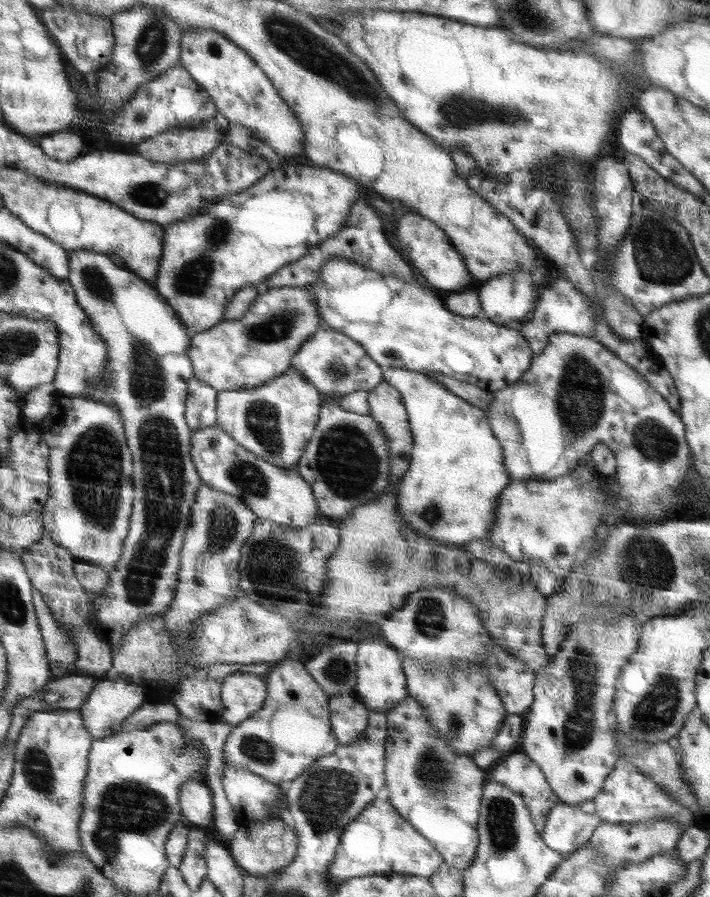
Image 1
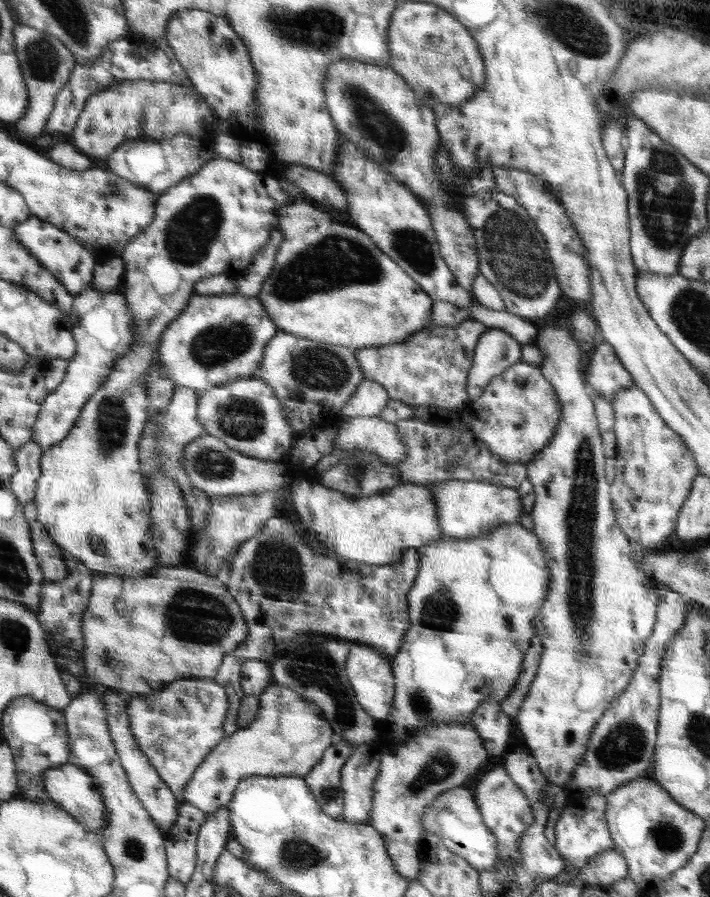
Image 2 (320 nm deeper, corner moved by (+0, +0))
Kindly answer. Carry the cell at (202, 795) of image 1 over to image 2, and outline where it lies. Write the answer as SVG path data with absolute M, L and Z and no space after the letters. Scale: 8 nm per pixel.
M190 677L188 679L178 679L175 680L175 682L165 684L159 691L153 692L152 694L132 694L132 698L127 701L127 708L131 716L131 728L133 730L133 734L136 736L136 741L138 741L140 744L140 751L142 751L142 753L148 754L150 763L158 770L159 776L167 782L167 785L171 788L171 792L174 793L177 798L181 798L181 793L184 792L186 784L190 782L190 778L192 778L194 772L196 772L198 765L224 738L226 738L222 725L224 725L224 719L226 719L226 713L228 713L227 702L228 699L226 696L226 691L215 681L215 679L206 677Z

